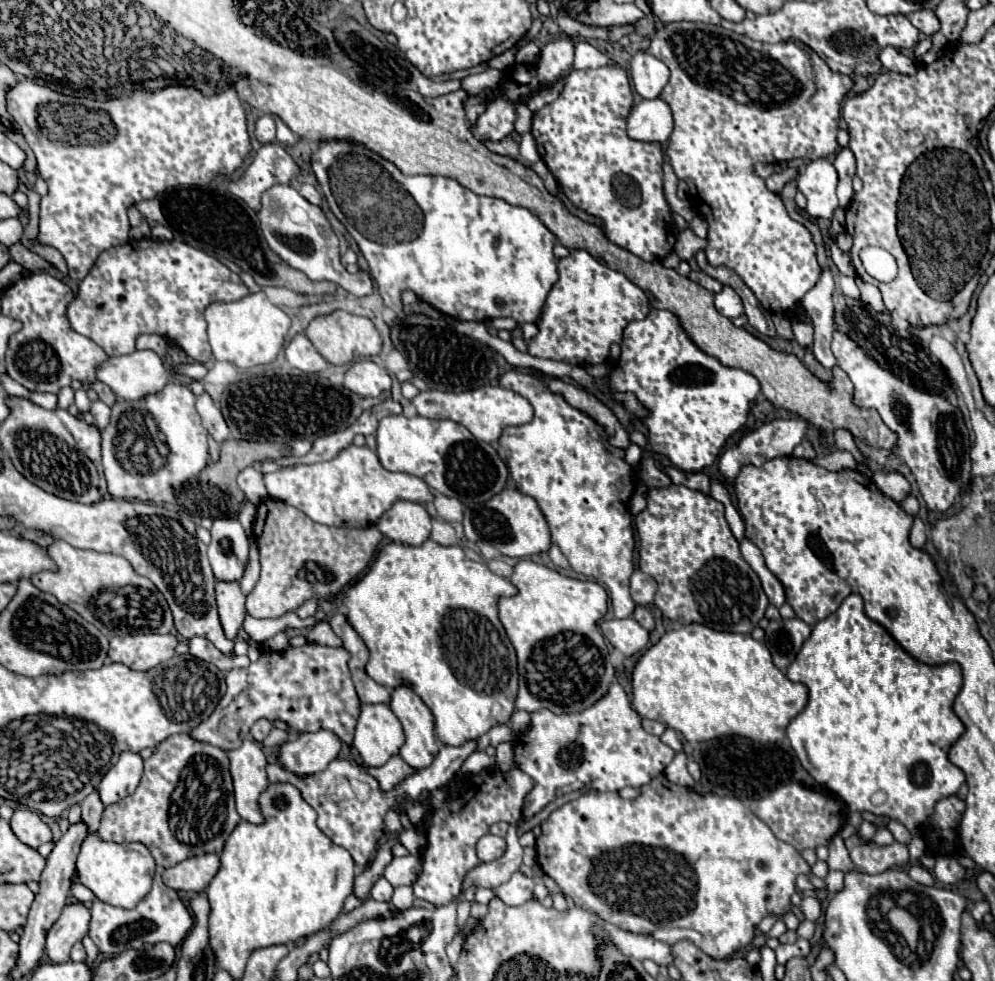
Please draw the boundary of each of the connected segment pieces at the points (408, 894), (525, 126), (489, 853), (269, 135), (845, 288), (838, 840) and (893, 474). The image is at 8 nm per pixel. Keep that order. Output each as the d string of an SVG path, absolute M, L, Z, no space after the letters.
M397 887L395 893L393 893L391 903L397 909L409 909L409 907L413 907L413 891L411 891L411 887Z
M526 104L517 107L517 120L515 130L519 134L525 134L531 131L533 113L528 109Z
M487 833L487 835L481 837L479 843L477 843L477 857L479 857L483 863L493 861L493 859L497 859L497 857L501 857L501 855L505 853L505 847L507 847L507 843L505 843L503 837L497 837L497 835Z
M261 115L255 125L255 139L259 143L273 143L275 141L275 119L271 115Z
M839 275L839 285L841 285L841 291L843 291L845 295L849 295L849 297L855 299L855 301L859 301L859 287L857 287L857 283L855 283L853 277Z
M837 835L831 845L829 845L829 869L839 869L839 871L855 871L855 863L849 859L849 851L845 847L845 841L841 835Z
M873 471L871 479L887 497L895 501L903 501L911 495L911 485L899 471Z

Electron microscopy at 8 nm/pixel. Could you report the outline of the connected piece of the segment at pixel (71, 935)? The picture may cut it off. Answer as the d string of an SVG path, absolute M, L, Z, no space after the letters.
M83 903L67 905L47 933L47 955L51 963L67 963L71 947L89 931L89 909Z

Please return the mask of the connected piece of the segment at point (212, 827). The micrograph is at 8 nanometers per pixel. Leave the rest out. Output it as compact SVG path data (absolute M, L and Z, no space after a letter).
M181 733L165 739L163 743L159 743L159 747L155 747L153 757L145 761L145 773L133 795L105 807L99 837L103 841L113 843L133 843L133 841L143 843L151 851L159 867L173 867L193 855L205 853L219 855L225 847L227 837L231 835L231 831L237 827L239 821L241 817L237 815L233 803L233 783L229 775L227 753L219 747L197 743L195 739L189 739L187 733Z

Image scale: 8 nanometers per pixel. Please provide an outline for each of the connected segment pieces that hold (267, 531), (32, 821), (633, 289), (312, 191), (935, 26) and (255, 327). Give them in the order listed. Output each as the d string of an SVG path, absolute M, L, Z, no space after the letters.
M275 499L257 507L253 535L261 555L261 579L247 595L247 613L253 617L281 617L309 599L335 599L367 571L377 545L383 541L377 527L327 527Z
M17 809L17 811L13 811L13 817L9 823L11 823L11 829L17 835L17 839L33 849L51 841L51 829L41 821L41 817L35 811Z
M571 251L571 255L561 259L557 267L559 281L553 285L543 305L541 321L537 323L539 333L529 341L529 355L579 367L607 361L609 347L621 343L627 323L643 319L649 313L647 295L623 273L609 269L587 251Z
M301 185L301 187L299 187L299 193L301 193L309 203L321 207L321 195L319 195L319 191L317 191L313 185Z
M925 9L925 11L917 11L915 15L909 15L911 23L921 31L925 33L927 37L931 37L933 33L939 31L939 19L935 15L933 9Z
M263 291L249 293L237 303L211 303L205 311L209 323L207 335L217 361L229 361L239 369L249 369L257 365L269 365L277 359L283 349L285 335L291 327L291 319L279 307L275 307Z

